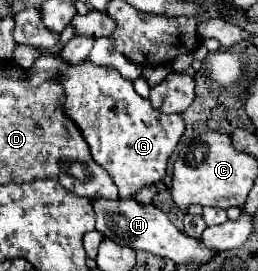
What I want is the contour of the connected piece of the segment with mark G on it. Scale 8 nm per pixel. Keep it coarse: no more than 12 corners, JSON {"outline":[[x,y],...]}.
{"outline":[[42,53],[120,199],[164,179],[182,115],[130,79]]}

